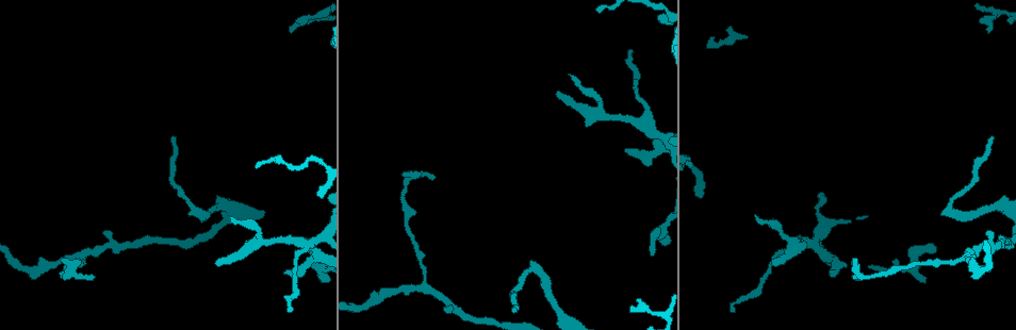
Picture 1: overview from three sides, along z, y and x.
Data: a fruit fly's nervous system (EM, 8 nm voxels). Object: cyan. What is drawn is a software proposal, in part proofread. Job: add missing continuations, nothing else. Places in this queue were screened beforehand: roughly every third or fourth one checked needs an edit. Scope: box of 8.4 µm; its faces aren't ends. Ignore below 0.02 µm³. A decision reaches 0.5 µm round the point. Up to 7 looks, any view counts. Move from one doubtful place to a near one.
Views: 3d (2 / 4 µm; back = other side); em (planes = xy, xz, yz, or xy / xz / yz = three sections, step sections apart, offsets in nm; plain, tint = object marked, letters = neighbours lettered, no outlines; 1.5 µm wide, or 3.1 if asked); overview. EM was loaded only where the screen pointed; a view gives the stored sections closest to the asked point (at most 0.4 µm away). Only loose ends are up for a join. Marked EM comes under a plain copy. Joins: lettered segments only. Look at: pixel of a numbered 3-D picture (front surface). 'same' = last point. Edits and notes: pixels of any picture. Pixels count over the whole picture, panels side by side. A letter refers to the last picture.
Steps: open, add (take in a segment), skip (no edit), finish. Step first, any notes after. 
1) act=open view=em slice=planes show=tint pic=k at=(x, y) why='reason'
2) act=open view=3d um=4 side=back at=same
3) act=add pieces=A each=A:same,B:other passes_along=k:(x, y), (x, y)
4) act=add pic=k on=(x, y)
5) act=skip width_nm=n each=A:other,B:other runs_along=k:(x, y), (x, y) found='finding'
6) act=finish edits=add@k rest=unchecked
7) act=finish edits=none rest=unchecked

act=open view=em slice=planes show=letters pic=1 at=(732, 310) why='an open end'

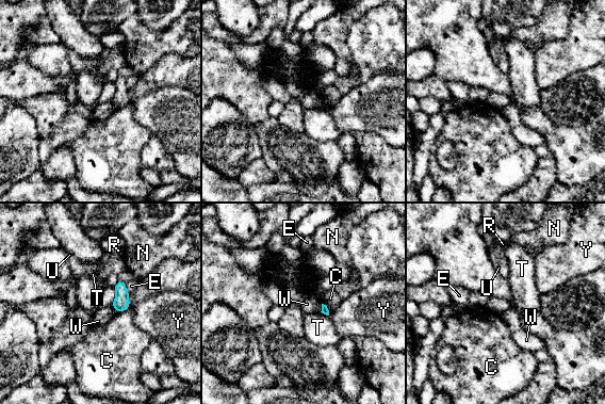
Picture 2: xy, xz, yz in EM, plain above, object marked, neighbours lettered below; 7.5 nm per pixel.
act=skip longest_contact=C:110nm each=C:other,E:other,N:other,R:other,T:other,U:other,W:other,Y:other found='none of them fits'

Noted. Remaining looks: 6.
act=open view=em slice=planes show=letters pic=1 at=(93, 280) why='tapers out'

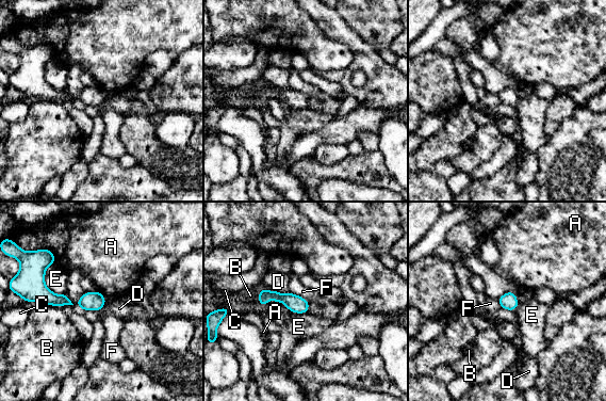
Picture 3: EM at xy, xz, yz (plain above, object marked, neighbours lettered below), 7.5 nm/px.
act=skip width_nm=130 each=A:other,B:other,C:other,D:other,E:other,F:other runs_along=3:(261, 295), (284, 298), (306, 306) found='none of them fits'

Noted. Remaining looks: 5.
act=open view=em slice=planes show=letters pic=1 at=(174, 136)

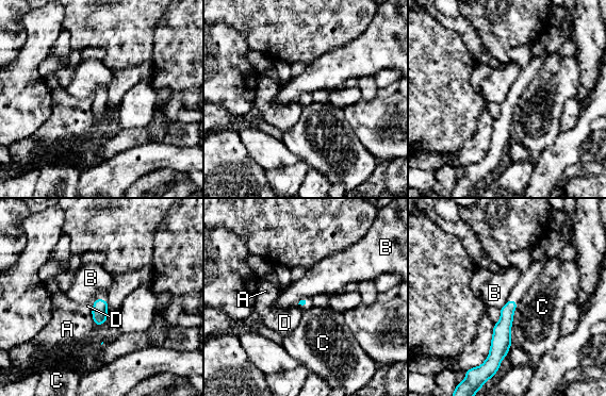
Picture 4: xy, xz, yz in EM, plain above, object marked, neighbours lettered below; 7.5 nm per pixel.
act=skip each=A:other,B:other,C:other,D:other border=4:(507, 301), (500, 308) found='none of them fits'

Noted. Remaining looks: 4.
act=finish edits=none rest=unchecked

